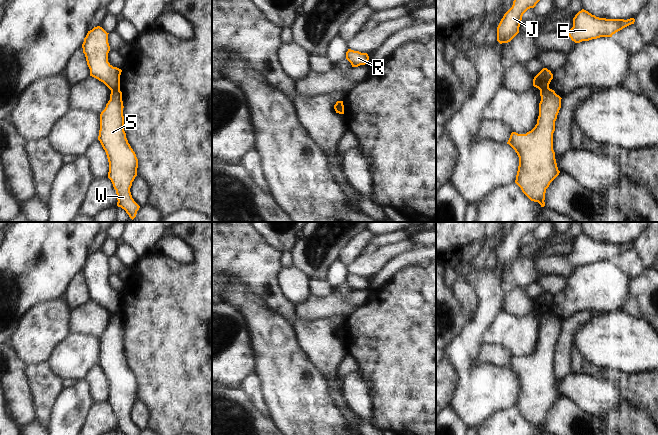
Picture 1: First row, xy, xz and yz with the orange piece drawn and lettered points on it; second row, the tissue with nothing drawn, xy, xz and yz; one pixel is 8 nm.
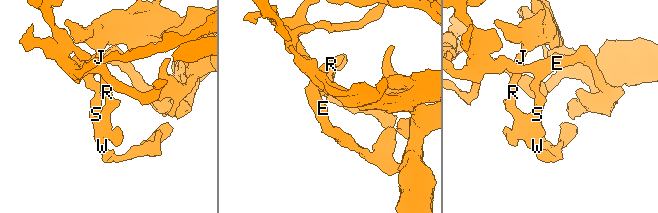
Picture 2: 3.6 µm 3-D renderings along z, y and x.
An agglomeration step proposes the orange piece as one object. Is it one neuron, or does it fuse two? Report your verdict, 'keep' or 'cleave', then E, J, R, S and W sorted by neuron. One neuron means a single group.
cleave; groups E / J R S W

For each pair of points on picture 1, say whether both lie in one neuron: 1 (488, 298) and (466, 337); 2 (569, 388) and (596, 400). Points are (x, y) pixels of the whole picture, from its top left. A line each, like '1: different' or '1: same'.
1: same
2: same

